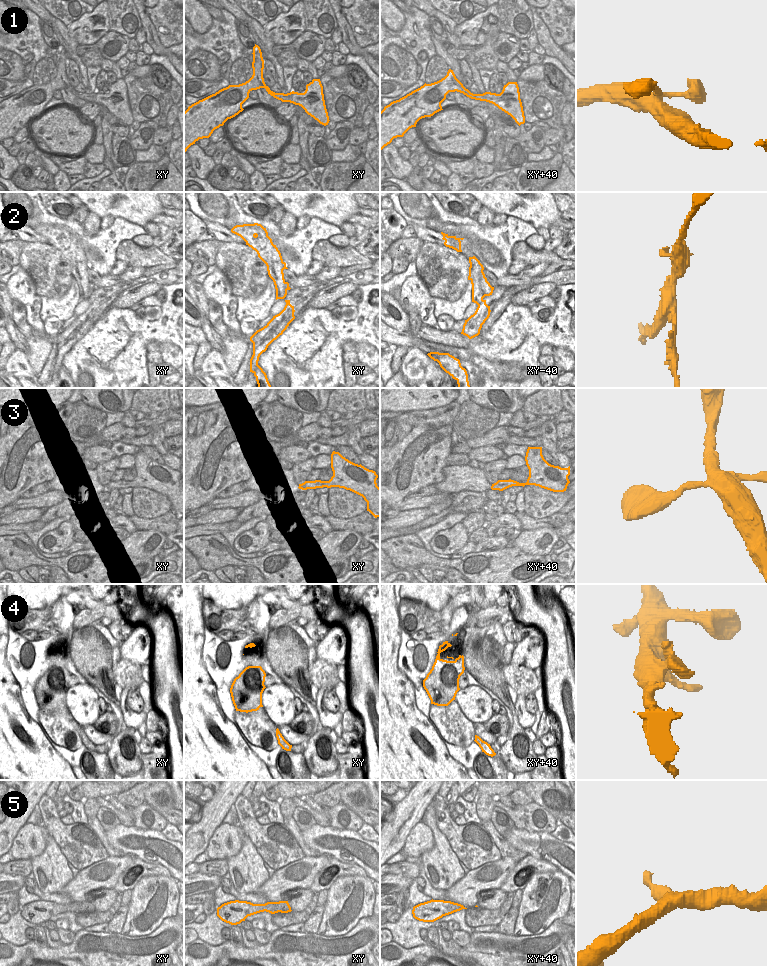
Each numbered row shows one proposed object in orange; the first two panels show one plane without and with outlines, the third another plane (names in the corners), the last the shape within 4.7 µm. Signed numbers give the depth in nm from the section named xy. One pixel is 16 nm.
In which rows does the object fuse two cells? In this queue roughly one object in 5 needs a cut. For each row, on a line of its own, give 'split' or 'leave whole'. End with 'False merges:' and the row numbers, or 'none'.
1: leave whole
2: leave whole
3: leave whole
4: leave whole
5: leave whole
False merges: none

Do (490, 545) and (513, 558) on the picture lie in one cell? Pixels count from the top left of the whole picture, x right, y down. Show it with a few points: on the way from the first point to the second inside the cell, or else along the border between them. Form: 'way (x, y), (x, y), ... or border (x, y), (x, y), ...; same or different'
border (508, 545), (502, 548), (474, 552); different

